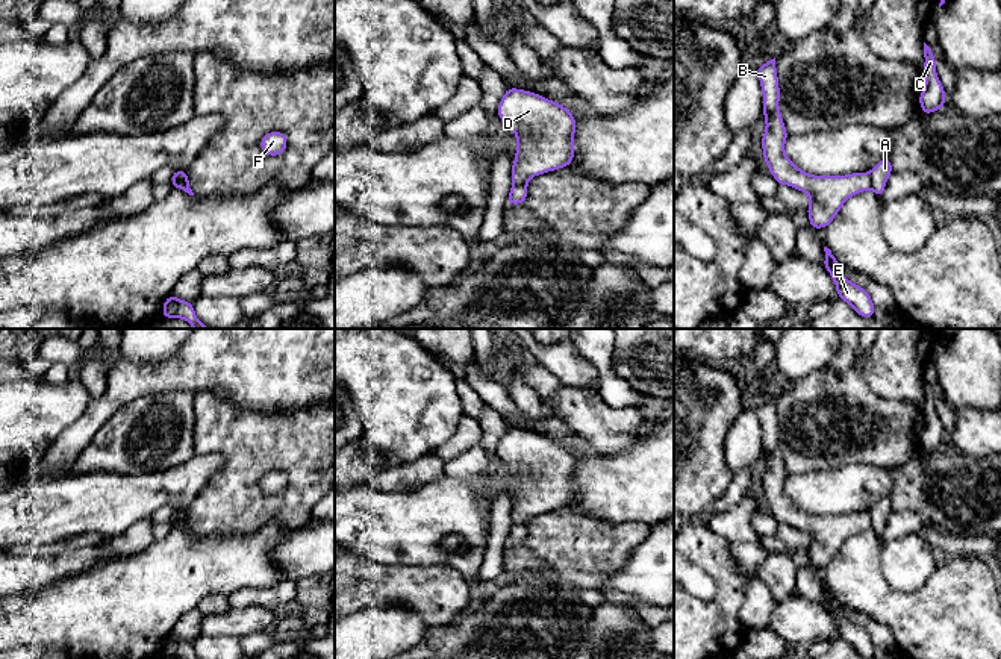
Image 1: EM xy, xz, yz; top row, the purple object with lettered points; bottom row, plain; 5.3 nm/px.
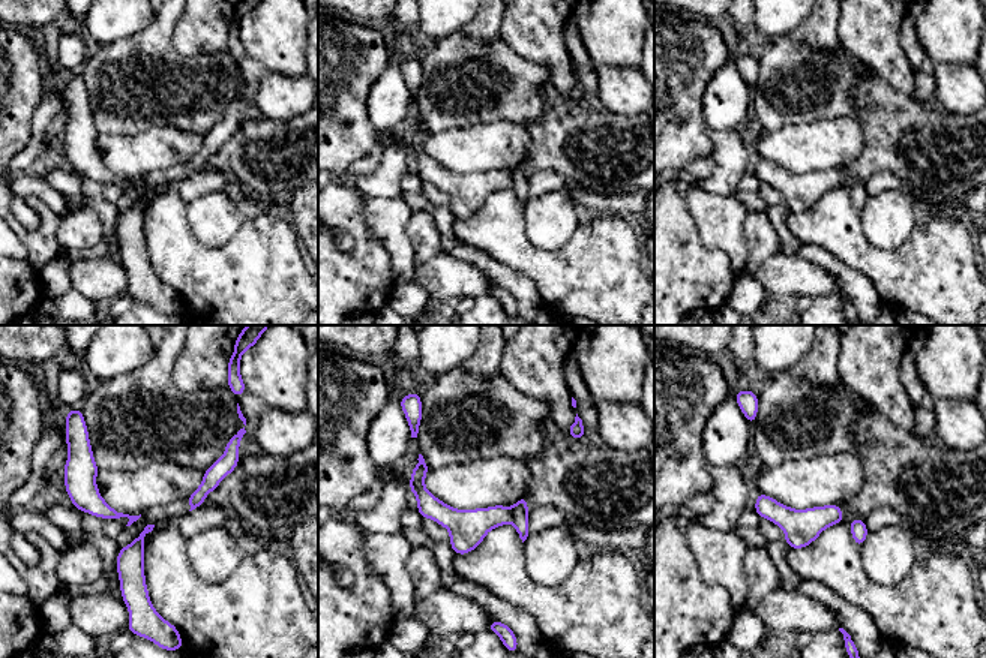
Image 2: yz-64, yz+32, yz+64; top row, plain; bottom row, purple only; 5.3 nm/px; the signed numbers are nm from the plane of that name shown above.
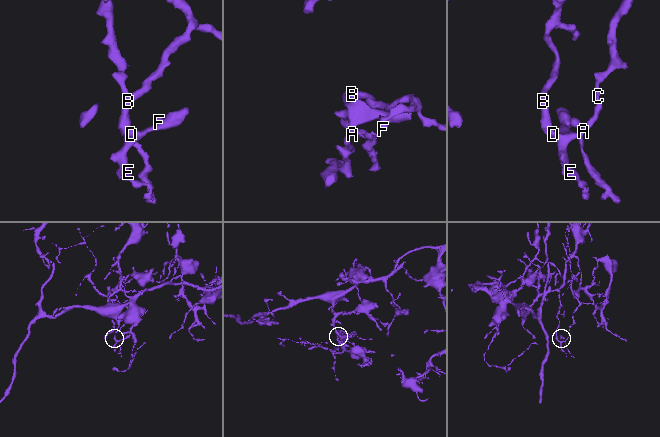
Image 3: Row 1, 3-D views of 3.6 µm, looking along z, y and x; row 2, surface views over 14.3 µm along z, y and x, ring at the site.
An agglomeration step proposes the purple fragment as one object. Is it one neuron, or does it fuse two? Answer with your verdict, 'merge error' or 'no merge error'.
merge error

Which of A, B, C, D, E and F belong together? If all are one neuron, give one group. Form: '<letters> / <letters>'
A C / B D E F

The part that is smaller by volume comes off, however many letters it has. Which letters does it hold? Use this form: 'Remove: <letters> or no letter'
Remove: A, C

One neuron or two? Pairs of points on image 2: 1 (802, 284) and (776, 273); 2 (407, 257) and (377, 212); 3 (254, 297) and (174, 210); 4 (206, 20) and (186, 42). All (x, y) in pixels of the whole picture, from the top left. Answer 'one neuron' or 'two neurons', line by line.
1: one neuron
2: one neuron
3: one neuron
4: one neuron

